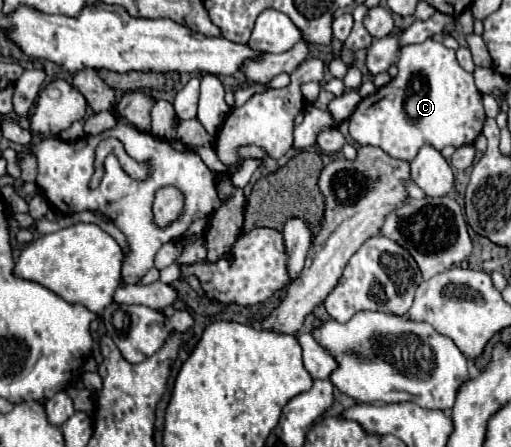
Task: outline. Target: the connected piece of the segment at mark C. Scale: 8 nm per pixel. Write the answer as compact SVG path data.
M424 41L418 45L406 45L400 49L400 61L398 61L398 75L384 87L378 89L378 95L370 95L362 99L356 107L356 111L350 117L350 135L360 145L372 145L380 147L394 159L412 161L414 155L418 155L422 145L432 145L434 149L444 147L464 147L474 145L474 141L480 137L486 113L482 105L482 95L474 85L472 73L464 71L458 61L454 49L444 47L436 41Z

